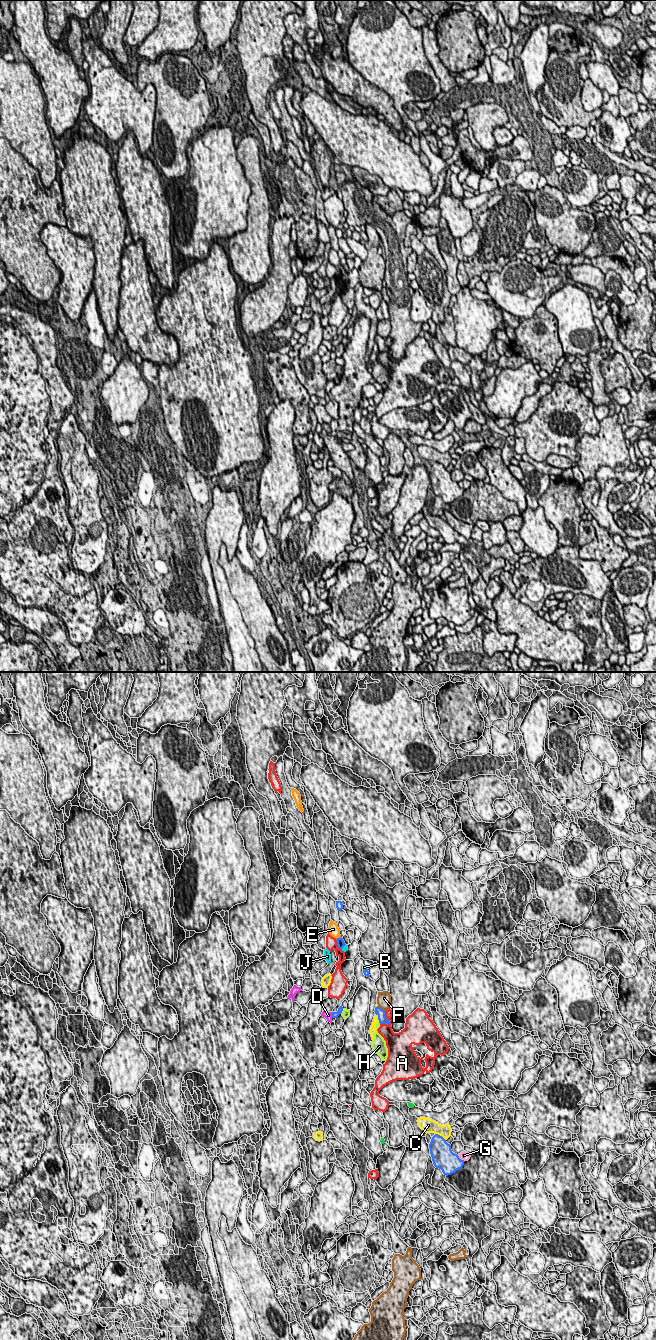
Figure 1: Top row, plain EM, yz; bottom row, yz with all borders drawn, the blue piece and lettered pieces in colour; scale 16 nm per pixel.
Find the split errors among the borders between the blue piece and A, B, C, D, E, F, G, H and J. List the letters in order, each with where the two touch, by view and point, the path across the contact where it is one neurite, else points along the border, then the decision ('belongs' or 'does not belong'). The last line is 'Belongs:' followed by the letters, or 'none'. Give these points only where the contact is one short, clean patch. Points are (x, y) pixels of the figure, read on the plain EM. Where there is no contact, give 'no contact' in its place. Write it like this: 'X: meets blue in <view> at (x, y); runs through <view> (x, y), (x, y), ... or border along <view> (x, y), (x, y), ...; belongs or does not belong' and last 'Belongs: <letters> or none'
A: meets blue in yz at (386, 346); does not belong
B: meets blue in yz at (365, 297); does not belong
C: meets blue in yz at (439, 463); does not belong
D: meets blue in yz at (332, 343); border along yz (331, 340), (332, 345); does not belong
E: meets blue in yz at (338, 266); border along yz (340, 264), (336, 267); does not belong
F: meets blue in yz at (380, 336); does not belong
G: meets blue in yz at (460, 487); does not belong
H: meets blue in yz at (342, 338); does not belong
J: meets blue in yz at (343, 274); border along yz (345, 272), (341, 276); does not belong
Belongs: none

